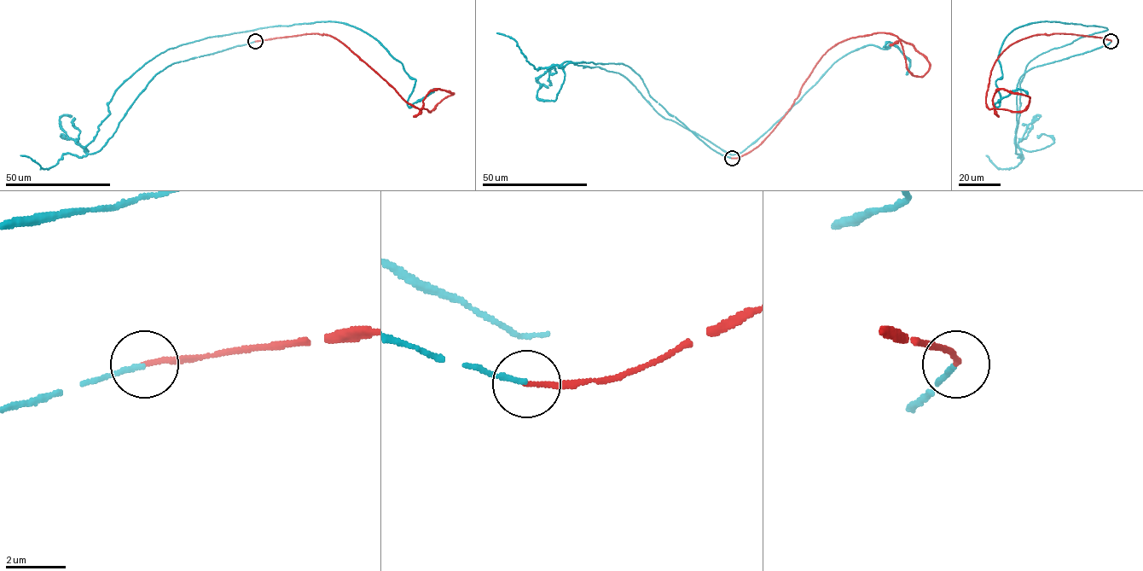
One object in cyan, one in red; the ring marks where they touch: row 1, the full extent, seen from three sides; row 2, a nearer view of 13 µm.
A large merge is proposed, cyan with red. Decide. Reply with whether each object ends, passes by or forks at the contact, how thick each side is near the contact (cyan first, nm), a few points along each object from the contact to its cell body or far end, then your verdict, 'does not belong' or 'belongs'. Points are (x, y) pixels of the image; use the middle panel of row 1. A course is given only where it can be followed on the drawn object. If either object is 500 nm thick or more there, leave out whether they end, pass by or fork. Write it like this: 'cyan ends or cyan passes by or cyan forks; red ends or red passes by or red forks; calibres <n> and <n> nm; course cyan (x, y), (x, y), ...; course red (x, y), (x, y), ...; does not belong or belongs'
cyan ends; red ends; calibres 160 and 160 nm; course cyan (732, 158), (629, 67), (560, 66), (617, 72), (732, 154), (851, 51), (890, 42), (906, 74); course red (732, 158), (764, 139), (820, 58), (839, 42), (891, 33), (907, 68), (920, 77), (928, 71); belongs

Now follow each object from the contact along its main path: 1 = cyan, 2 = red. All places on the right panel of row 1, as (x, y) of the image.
1: (1111, 41), (1020, 77), (1020, 154), (1028, 64), (1107, 29), (1013, 30), (995, 106), (1028, 94)
2: (1111, 41), (1053, 33), (1011, 43), (990, 72), (987, 107), (1022, 112), (1029, 98), (1024, 96)

